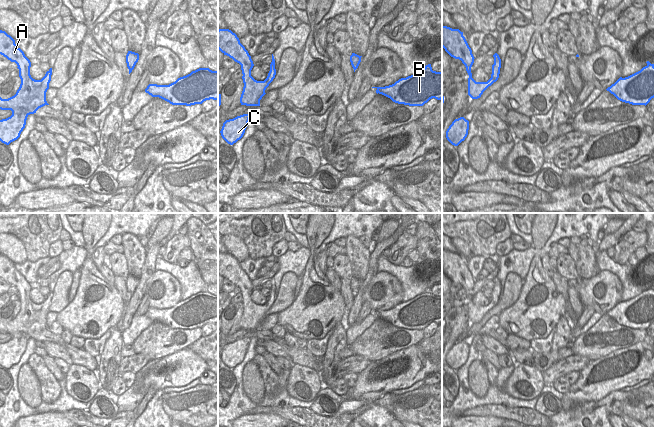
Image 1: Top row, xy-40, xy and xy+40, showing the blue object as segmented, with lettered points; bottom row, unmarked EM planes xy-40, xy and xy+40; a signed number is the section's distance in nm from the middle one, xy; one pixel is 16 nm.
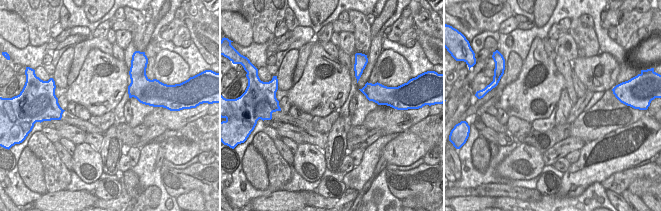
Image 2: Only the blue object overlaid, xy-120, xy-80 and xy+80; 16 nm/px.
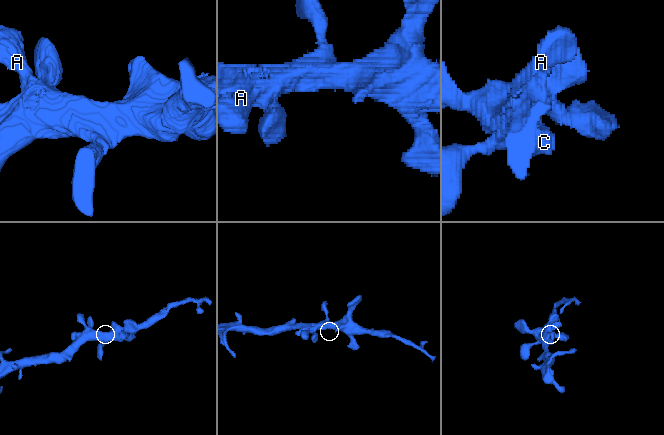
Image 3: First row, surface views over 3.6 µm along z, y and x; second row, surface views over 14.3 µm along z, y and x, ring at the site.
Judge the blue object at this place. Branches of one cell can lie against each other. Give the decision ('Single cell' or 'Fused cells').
Single cell

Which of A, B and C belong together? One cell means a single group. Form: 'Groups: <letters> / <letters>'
Groups: A B C

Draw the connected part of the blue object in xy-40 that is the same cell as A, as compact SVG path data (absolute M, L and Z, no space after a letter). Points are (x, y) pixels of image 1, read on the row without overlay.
M0 254L0 278L17 288L21 308L16 318L8 323L0 321L0 333L11 334L12 339L0 344L0 365L6 369L17 364L25 352L30 338L49 329L46 316L51 305L52 292L41 304L35 304L30 299L31 286L24 276L17 271L15 264L5 255Z

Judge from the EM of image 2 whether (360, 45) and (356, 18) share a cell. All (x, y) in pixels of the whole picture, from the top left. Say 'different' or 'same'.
same

